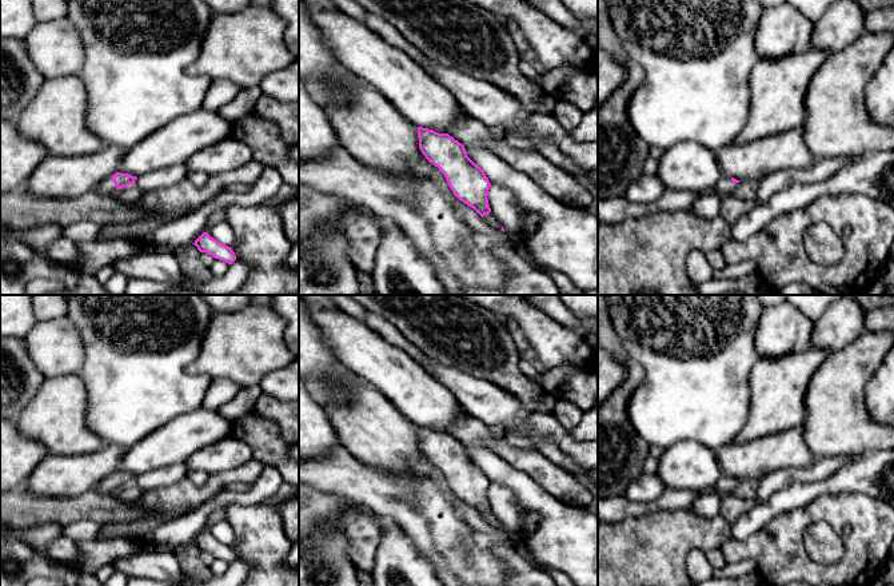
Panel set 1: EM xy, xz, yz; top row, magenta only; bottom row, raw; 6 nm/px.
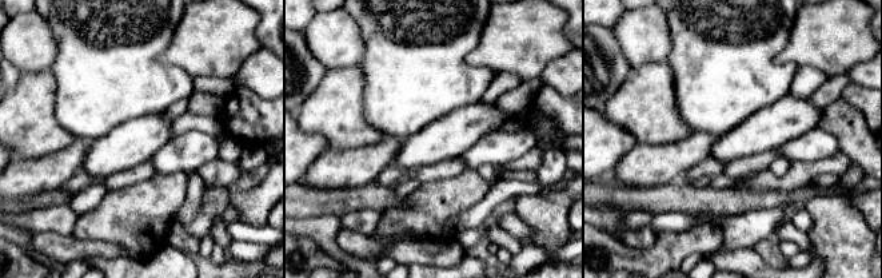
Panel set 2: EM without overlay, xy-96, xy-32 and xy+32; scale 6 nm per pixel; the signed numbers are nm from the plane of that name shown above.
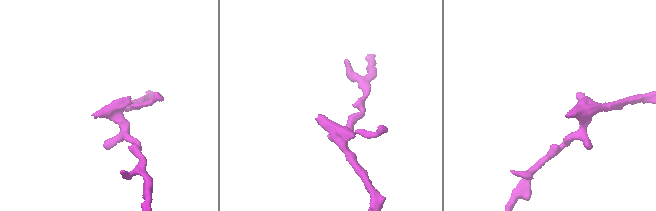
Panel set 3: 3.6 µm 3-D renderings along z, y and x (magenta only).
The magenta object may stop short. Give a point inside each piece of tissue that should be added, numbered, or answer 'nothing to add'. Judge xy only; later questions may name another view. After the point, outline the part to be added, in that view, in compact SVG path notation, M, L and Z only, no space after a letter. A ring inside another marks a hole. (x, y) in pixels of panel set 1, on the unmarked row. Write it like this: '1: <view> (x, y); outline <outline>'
1: xy (107, 486); outline M112 475L105 477L104 479L100 481L100 483L96 487L97 491L103 493L103 494L115 494L116 485L112 479Z

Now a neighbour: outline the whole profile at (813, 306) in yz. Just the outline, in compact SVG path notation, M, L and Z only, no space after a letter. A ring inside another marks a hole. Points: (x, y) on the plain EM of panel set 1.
M787 295L786 302L813 322L818 320L826 308L843 295Z

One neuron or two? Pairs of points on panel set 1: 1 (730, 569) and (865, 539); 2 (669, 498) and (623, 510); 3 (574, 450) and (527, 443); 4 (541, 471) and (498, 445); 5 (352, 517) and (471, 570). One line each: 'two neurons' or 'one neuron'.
1: two neurons
2: one neuron
3: one neuron
4: one neuron
5: two neurons

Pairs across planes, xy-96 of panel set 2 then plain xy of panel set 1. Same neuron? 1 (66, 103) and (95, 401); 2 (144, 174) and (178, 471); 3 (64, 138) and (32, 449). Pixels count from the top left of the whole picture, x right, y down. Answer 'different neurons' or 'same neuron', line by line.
1: same neuron
2: same neuron
3: different neurons

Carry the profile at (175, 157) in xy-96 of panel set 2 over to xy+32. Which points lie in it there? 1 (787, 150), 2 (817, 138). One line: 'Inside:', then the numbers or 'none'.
Inside: 1, 2

